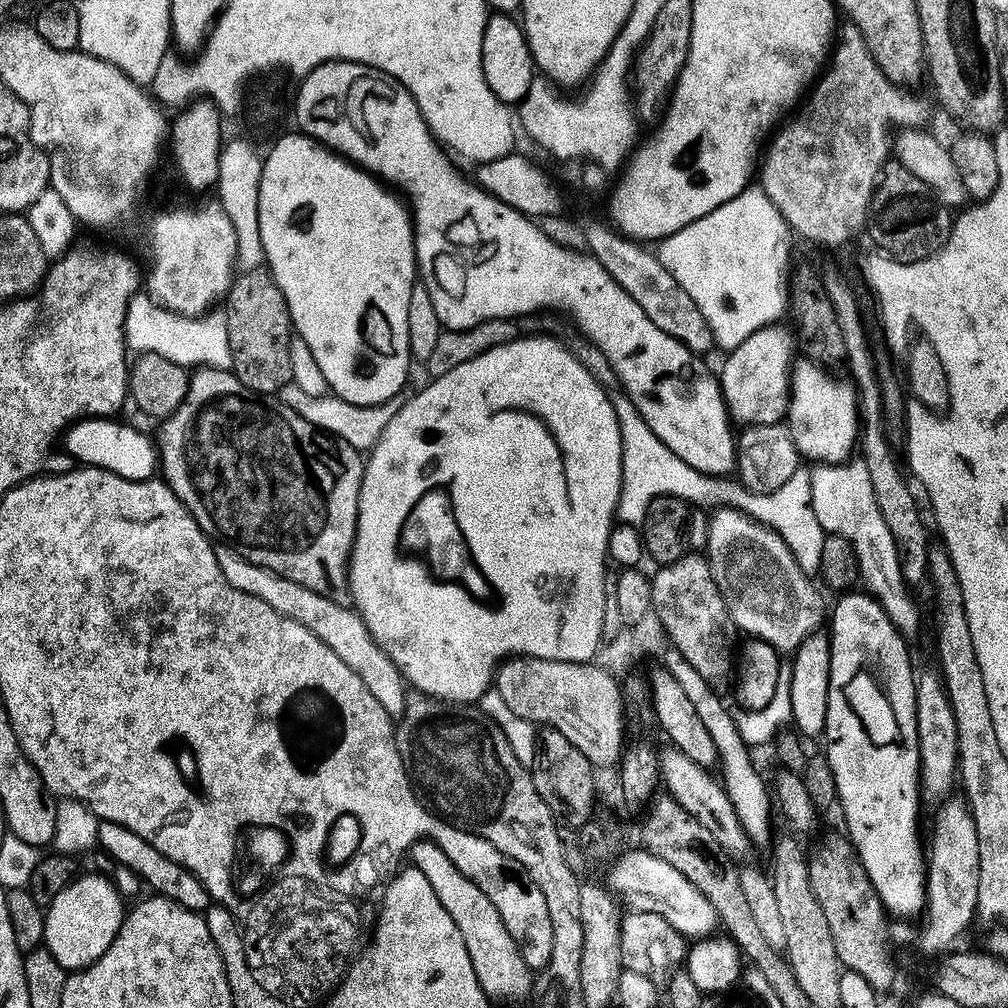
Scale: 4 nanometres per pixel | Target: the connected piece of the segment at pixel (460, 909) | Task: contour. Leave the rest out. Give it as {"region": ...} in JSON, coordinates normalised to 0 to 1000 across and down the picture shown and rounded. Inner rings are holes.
{"region":[[[420,832],[413,834],[407,842],[408,860],[423,867],[423,875],[431,879],[431,887],[435,887],[435,895],[450,911],[450,919],[454,919],[454,927],[458,927],[458,935],[462,935],[462,946],[466,946],[466,958],[470,958],[470,966],[474,970],[474,978],[478,978],[480,987],[485,993],[520,992],[529,987],[529,961],[520,953],[516,938],[507,930],[505,923],[499,917],[498,908],[482,887],[474,879],[462,871],[431,834]]]}

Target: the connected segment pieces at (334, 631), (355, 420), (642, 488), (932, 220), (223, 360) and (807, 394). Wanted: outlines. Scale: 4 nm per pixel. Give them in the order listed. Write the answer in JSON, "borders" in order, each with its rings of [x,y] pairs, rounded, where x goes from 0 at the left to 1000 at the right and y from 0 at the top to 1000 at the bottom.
{"borders":[[[[215,539],[213,546],[216,562],[220,569],[224,569],[224,577],[228,577],[228,581],[252,593],[260,593],[260,597],[264,597],[264,601],[272,601],[276,609],[292,613],[292,617],[300,617],[300,621],[304,621],[315,634],[323,637],[323,641],[327,641],[327,645],[331,645],[331,649],[335,649],[335,653],[339,653],[339,657],[343,657],[343,661],[347,661],[347,665],[351,665],[351,669],[355,669],[355,673],[363,677],[367,688],[371,688],[371,692],[379,696],[386,710],[395,712],[401,707],[403,676],[395,661],[391,661],[391,657],[371,637],[356,607],[341,599],[332,599],[327,593],[319,593],[319,589],[312,589],[312,585],[304,585],[304,581],[296,581],[296,577],[288,577],[248,558],[225,540]]],[[[409,358],[404,363],[403,379],[400,381],[399,387],[379,401],[368,401],[365,404],[355,403],[328,391],[323,393],[305,391],[292,379],[285,380],[280,385],[278,390],[276,390],[276,396],[282,402],[288,403],[293,410],[296,410],[298,414],[308,419],[313,425],[326,432],[335,433],[358,448],[363,448],[374,440],[374,437],[378,434],[379,428],[382,427],[384,420],[391,415],[392,411],[395,411],[396,407],[399,407],[399,403],[411,391],[421,387],[428,376],[429,374],[425,369],[425,362],[422,358]]],[[[613,408],[613,423],[617,427],[617,482],[611,499],[611,516],[617,520],[635,522],[638,521],[641,506],[645,506],[645,498],[649,494],[673,492],[682,496],[684,492],[690,492],[690,484],[694,484],[697,469],[677,458],[677,454],[673,454],[673,450],[665,446],[665,442],[654,438],[635,440],[633,414],[630,408],[622,408]]],[[[882,161],[873,173],[865,201],[861,203],[859,231],[873,245],[870,247],[876,253],[902,262],[923,256],[923,252],[937,243],[945,217],[945,211],[934,203],[919,181],[907,177],[907,173],[903,173],[903,169],[899,169],[899,165],[892,161]]],[[[136,292],[127,301],[127,307],[123,313],[123,339],[130,348],[132,345],[135,351],[142,349],[159,351],[162,355],[167,355],[170,359],[176,360],[177,363],[186,367],[193,367],[197,364],[229,366],[230,363],[228,335],[224,331],[221,309],[218,308],[207,308],[201,313],[182,313],[156,302],[146,292]]],[[[794,355],[786,362],[780,420],[788,440],[799,457],[835,460],[846,451],[855,424],[853,399],[844,376],[824,373],[820,364]]]]}

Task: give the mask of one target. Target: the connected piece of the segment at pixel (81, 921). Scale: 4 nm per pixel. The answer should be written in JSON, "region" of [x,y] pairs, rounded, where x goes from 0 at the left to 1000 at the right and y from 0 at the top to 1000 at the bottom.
{"region":[[[87,863],[87,866],[76,868],[65,878],[63,883],[49,895],[44,908],[44,930],[43,939],[47,940],[48,945],[62,958],[64,962],[78,962],[88,960],[113,935],[117,923],[121,919],[125,908],[125,900],[119,894],[121,889],[120,882],[115,881],[112,874],[104,866],[94,863]]]}

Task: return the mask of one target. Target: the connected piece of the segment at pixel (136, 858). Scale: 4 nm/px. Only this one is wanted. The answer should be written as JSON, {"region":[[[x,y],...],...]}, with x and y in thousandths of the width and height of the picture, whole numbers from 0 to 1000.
{"region":[[[99,814],[98,840],[108,846],[118,858],[129,860],[145,877],[149,877],[154,886],[170,891],[171,894],[185,899],[190,904],[203,904],[208,897],[208,890],[202,878],[189,864],[165,851],[153,838],[145,835],[139,828],[133,827],[123,817]]]}

